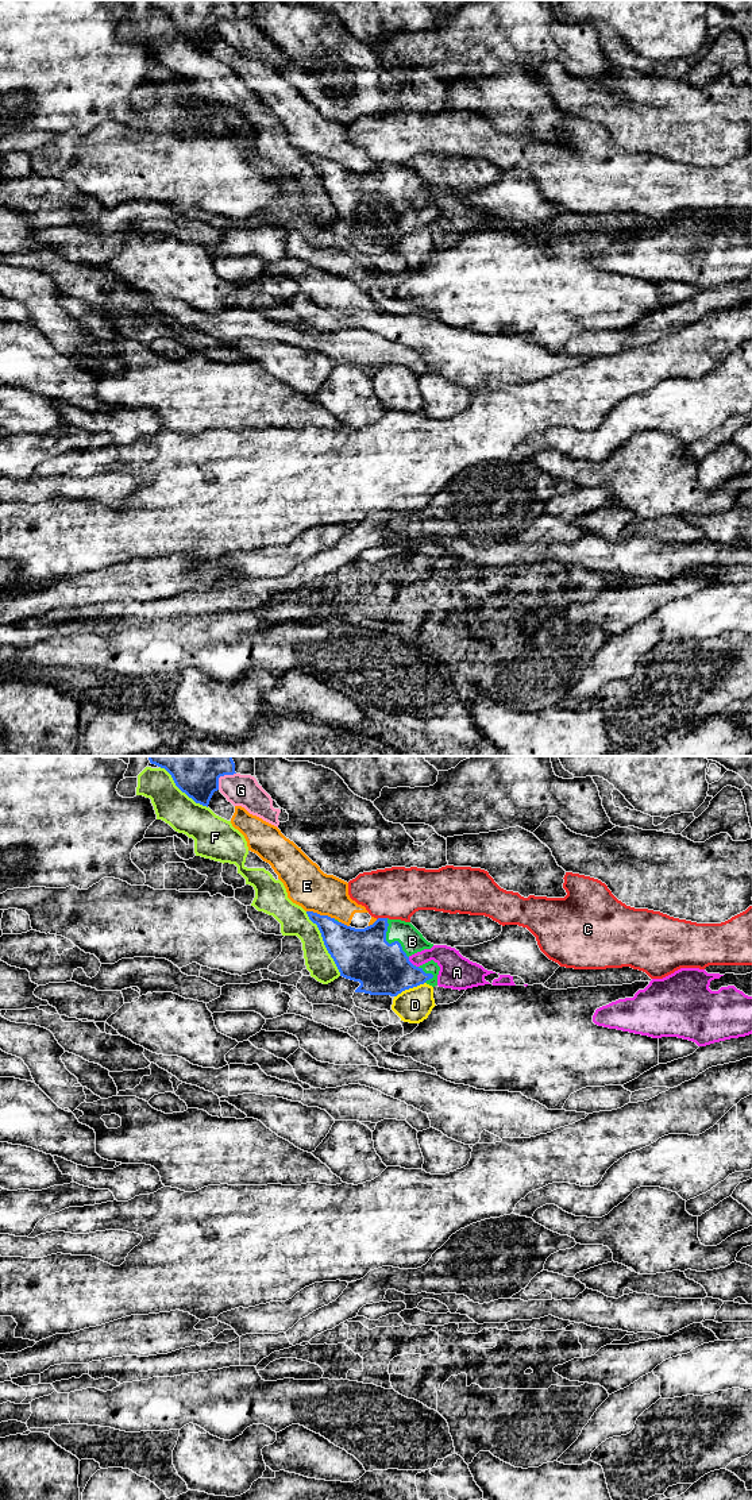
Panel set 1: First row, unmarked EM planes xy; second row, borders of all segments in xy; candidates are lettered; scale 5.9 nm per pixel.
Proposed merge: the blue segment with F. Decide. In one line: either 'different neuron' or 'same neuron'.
different neuron

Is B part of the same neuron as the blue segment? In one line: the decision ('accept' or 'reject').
accept

